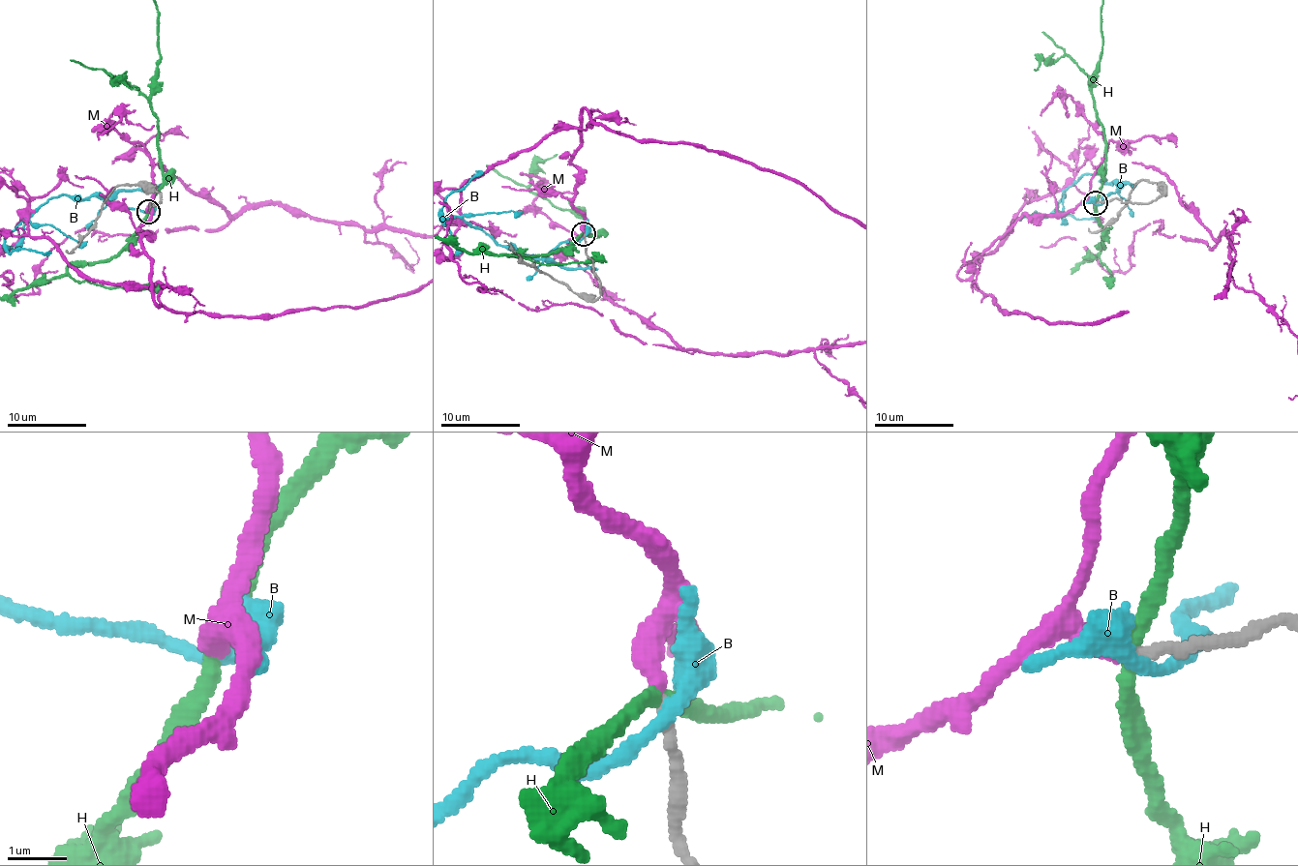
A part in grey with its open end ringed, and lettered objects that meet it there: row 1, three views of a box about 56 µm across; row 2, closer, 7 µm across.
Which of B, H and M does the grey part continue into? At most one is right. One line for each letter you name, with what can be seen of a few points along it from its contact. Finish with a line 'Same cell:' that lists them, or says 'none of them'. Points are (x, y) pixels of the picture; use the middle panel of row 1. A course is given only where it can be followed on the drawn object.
Same cell: M

